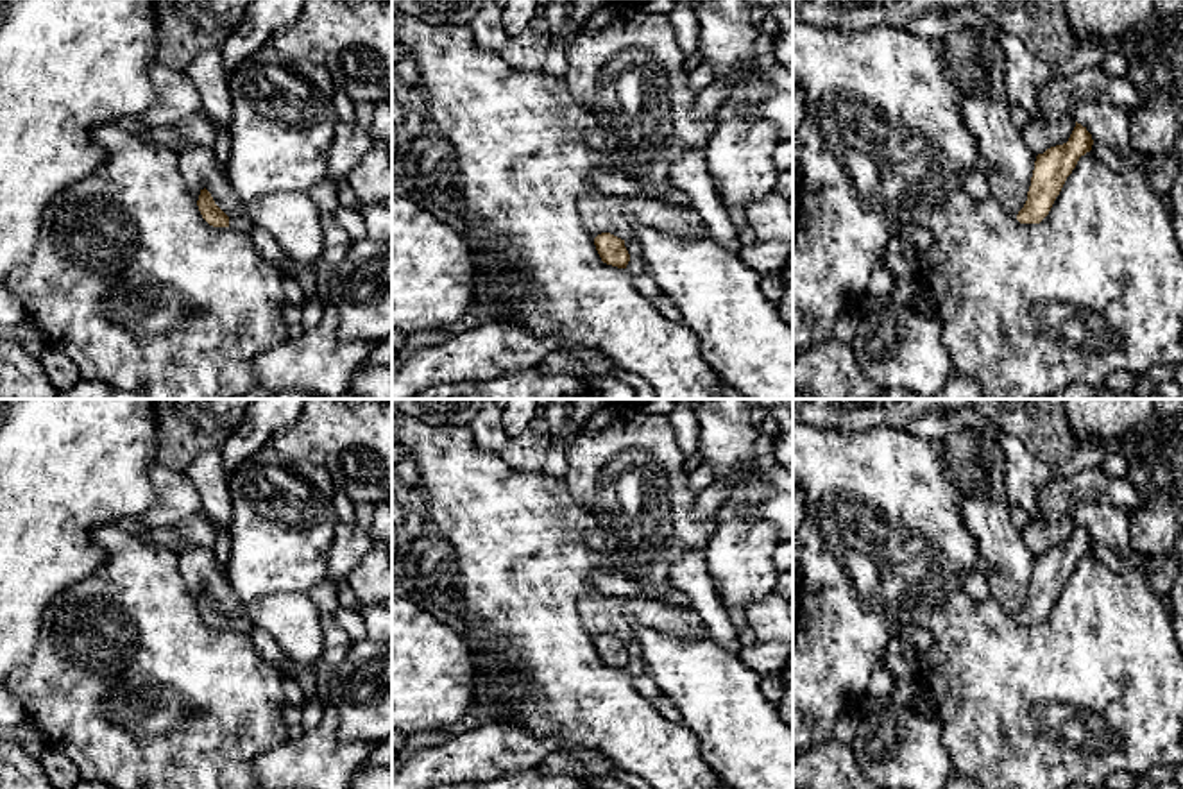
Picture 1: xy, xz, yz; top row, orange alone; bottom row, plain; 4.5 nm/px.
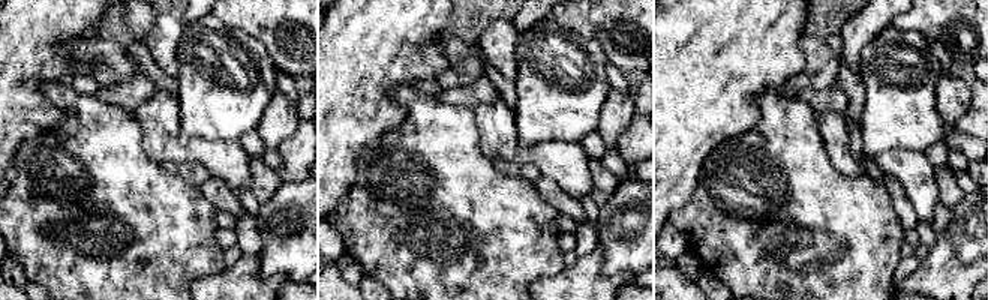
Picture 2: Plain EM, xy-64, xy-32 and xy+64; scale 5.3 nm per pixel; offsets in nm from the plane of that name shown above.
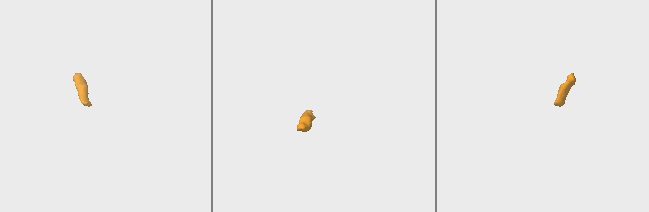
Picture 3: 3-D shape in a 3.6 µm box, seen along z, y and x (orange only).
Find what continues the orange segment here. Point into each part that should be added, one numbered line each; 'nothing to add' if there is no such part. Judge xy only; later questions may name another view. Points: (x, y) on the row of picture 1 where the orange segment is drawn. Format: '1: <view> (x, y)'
1: xy (242, 224)

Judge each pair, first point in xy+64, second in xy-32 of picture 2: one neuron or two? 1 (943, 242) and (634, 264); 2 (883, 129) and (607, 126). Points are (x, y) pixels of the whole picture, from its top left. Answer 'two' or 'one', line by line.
1: two
2: two

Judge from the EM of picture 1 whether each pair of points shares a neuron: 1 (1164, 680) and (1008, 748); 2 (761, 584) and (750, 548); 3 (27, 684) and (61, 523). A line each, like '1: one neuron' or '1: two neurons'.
1: one neuron
2: one neuron
3: two neurons

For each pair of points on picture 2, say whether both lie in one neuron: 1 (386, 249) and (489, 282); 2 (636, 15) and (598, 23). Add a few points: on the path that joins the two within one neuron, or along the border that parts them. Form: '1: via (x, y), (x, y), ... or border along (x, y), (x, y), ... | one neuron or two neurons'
1: via (411, 257), (435, 263), (441, 269), (464, 269) | one neuron
2: via (627, 15), (607, 15) | one neuron

